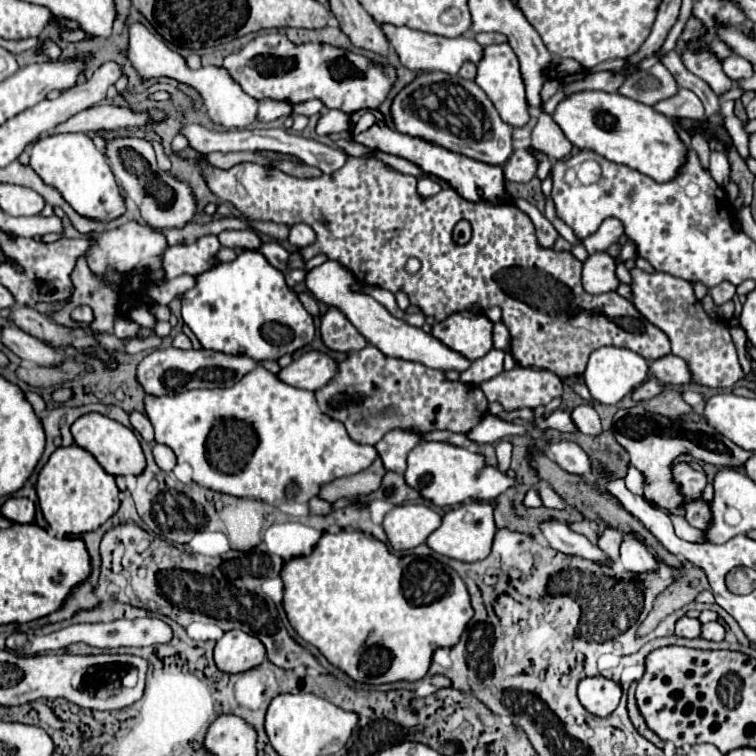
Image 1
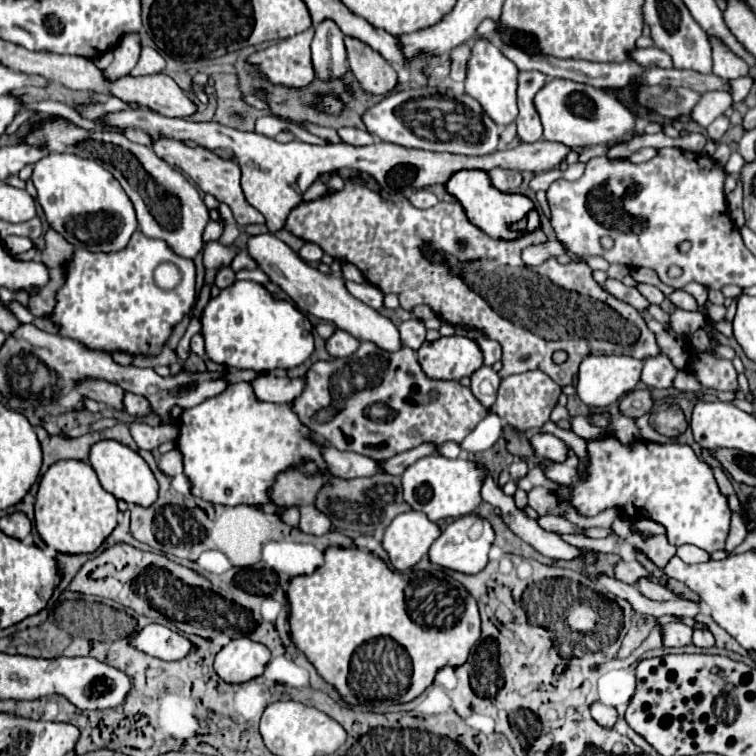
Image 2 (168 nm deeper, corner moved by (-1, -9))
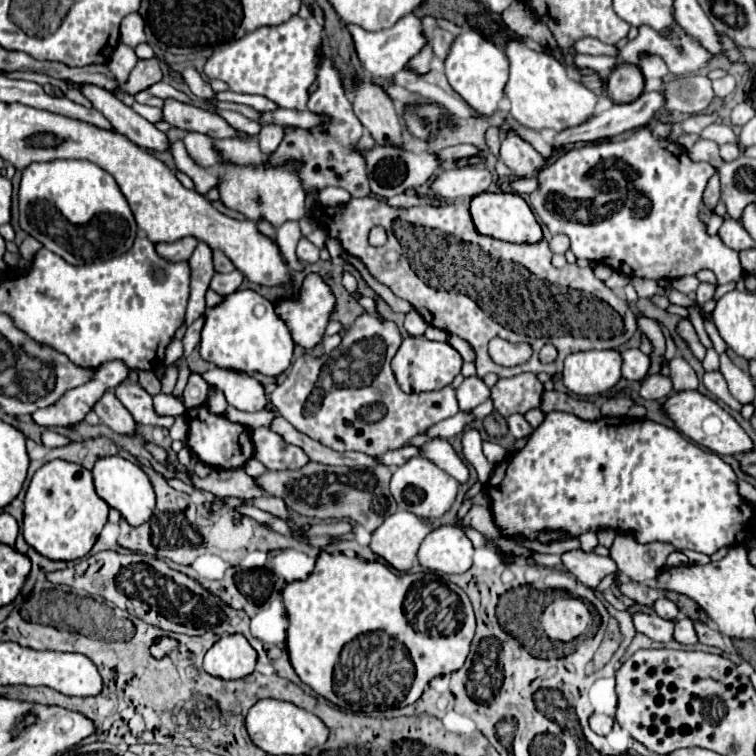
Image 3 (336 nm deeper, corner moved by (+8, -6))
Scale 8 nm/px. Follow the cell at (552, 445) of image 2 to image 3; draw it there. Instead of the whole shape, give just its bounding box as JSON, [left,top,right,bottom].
[507,414,533,438]

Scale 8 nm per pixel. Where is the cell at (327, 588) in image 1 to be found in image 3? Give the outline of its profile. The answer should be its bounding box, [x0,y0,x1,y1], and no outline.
[283,550,475,714]

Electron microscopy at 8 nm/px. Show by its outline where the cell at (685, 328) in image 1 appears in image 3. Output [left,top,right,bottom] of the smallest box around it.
[703,372,741,412]

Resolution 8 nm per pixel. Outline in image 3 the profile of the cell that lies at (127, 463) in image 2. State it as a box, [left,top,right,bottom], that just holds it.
[93,456,155,526]

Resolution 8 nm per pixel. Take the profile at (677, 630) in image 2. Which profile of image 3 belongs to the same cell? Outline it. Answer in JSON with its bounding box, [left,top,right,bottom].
[633,612,673,642]

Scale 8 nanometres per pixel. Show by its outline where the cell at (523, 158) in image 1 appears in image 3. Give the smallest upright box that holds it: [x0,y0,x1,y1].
[429,166,493,200]

